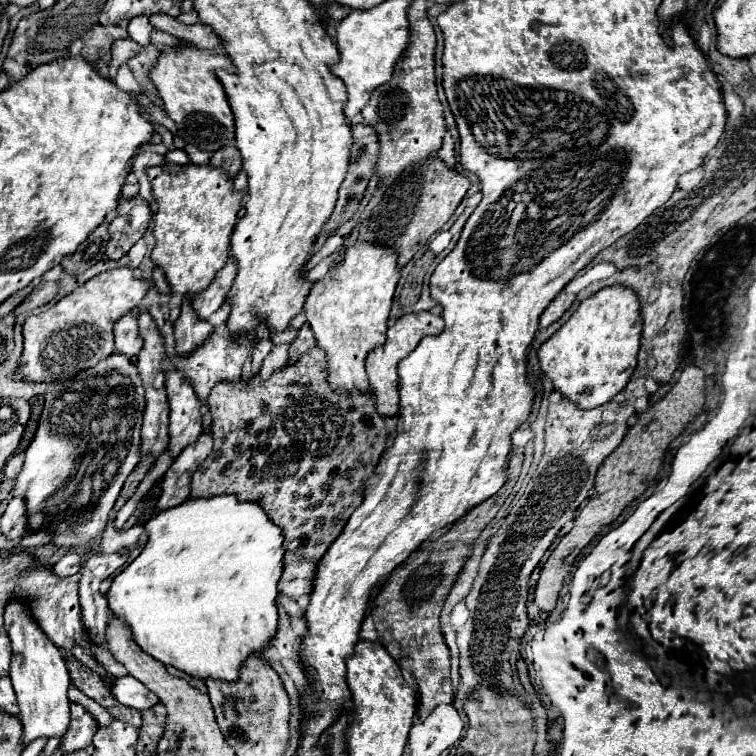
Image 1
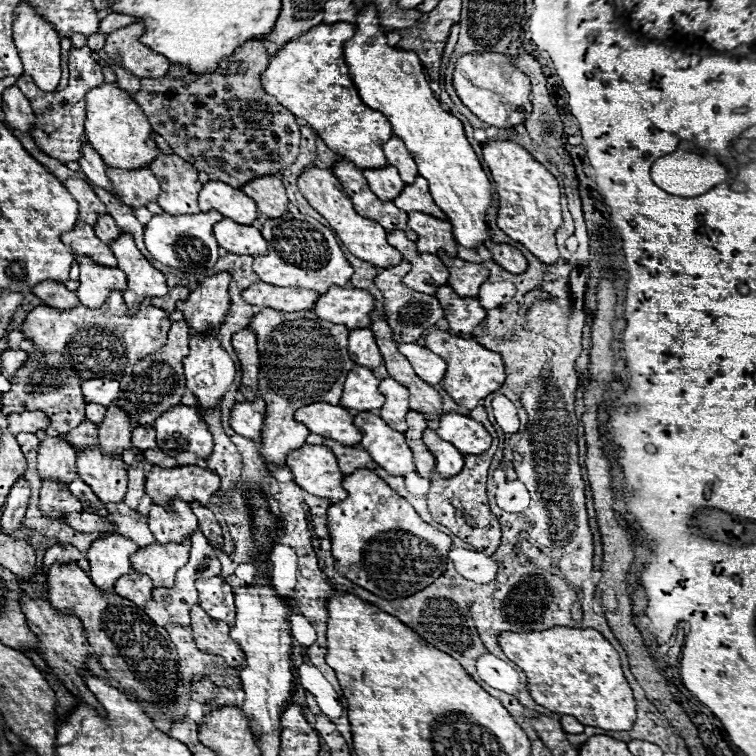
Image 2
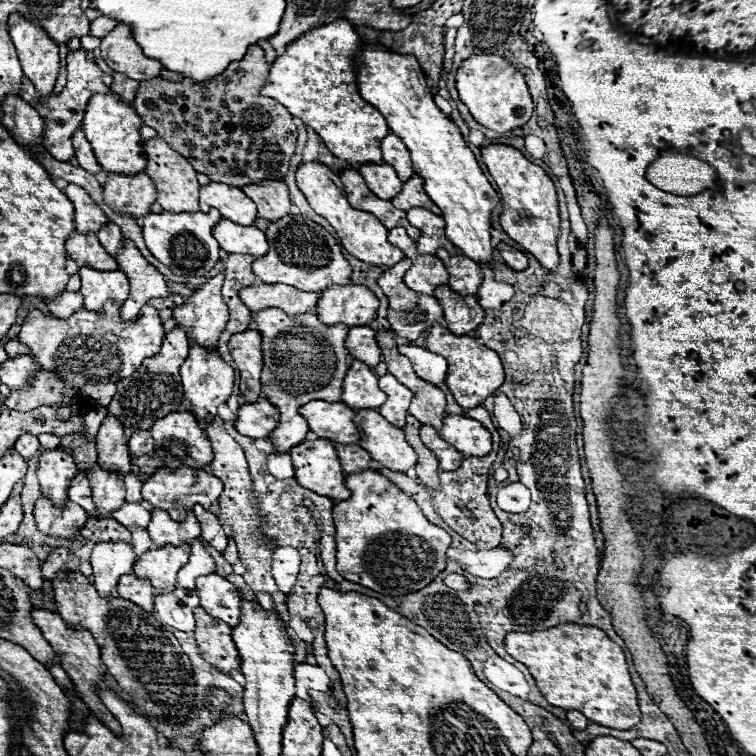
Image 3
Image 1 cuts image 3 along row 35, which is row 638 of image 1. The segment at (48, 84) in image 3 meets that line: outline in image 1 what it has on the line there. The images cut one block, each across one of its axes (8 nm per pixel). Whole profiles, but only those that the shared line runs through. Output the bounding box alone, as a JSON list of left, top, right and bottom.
[4,600,70,746]

